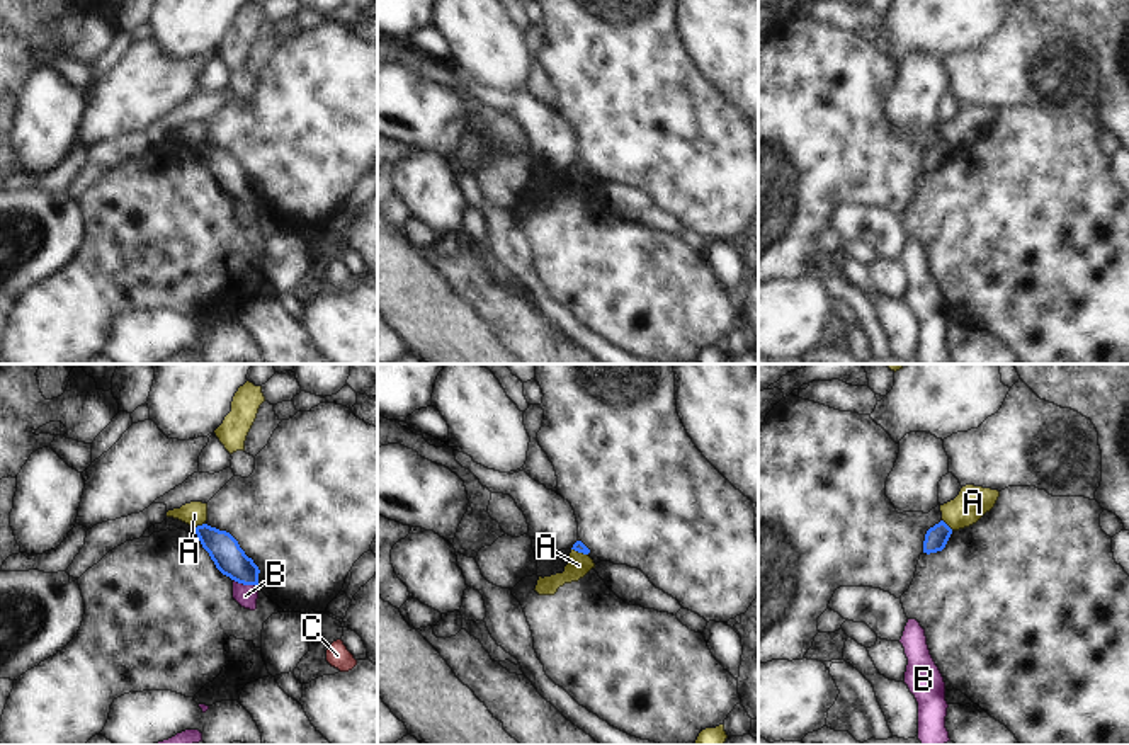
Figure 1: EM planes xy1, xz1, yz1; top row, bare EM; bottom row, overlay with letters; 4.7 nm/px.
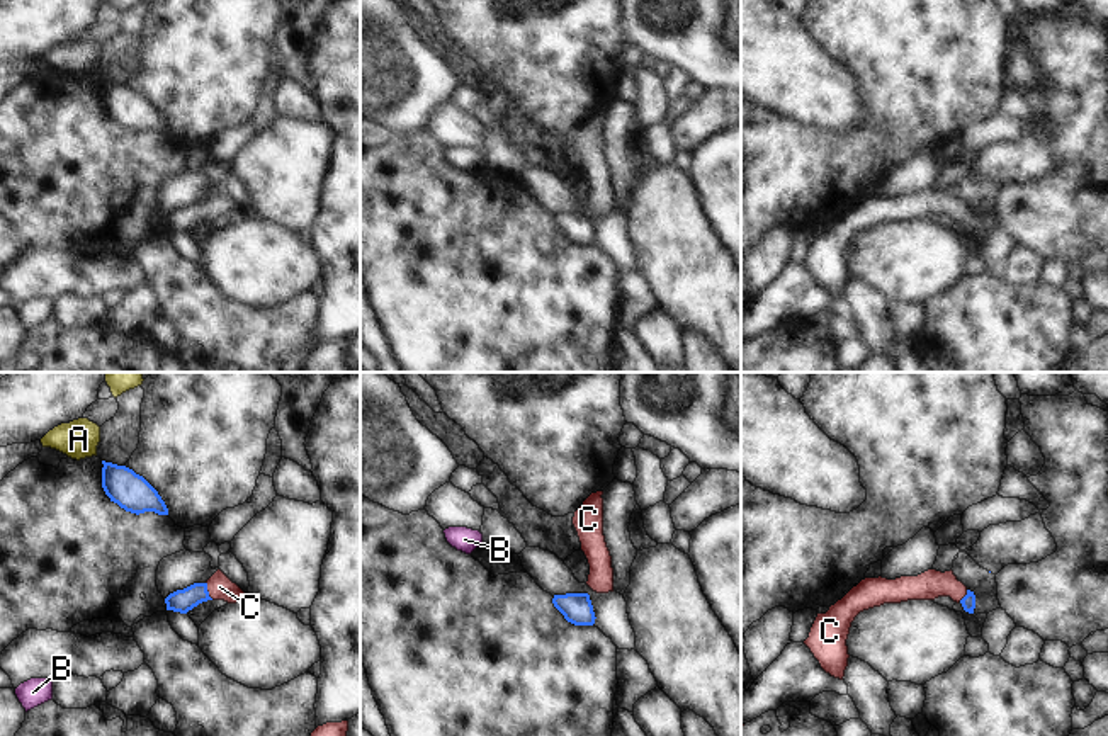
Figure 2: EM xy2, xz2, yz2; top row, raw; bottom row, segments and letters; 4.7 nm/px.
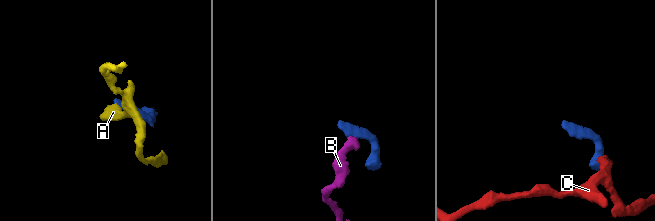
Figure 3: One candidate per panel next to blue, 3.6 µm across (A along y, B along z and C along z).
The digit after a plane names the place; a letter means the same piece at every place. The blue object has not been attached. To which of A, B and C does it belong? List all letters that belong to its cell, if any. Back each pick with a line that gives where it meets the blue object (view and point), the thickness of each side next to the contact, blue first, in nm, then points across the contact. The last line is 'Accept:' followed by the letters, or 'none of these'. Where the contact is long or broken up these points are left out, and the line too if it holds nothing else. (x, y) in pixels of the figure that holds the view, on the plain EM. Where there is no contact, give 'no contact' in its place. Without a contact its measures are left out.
C: contact xy2 (206, 209); calibres 110 and 120 nm; way xy2 (182, 220), (206, 209), (220, 206)
Accept: C

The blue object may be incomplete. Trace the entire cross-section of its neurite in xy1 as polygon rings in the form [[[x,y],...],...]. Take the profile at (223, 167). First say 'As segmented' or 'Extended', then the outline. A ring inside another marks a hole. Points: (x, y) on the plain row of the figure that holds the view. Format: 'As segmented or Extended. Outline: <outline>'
As segmented. Outline: [[[207,143],[194,146],[194,151],[223,194],[238,202],[258,206],[258,185],[245,173],[230,151]]]

